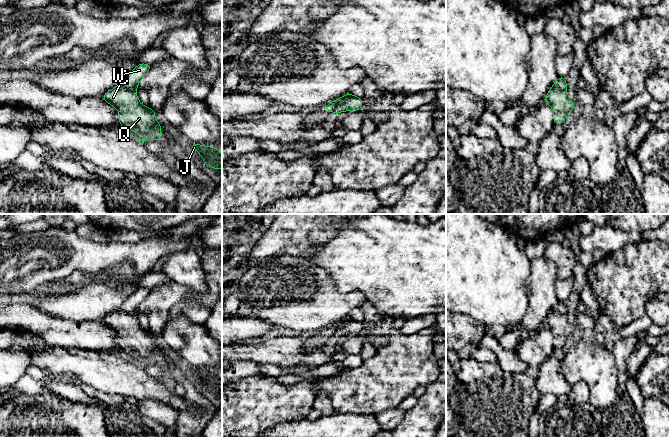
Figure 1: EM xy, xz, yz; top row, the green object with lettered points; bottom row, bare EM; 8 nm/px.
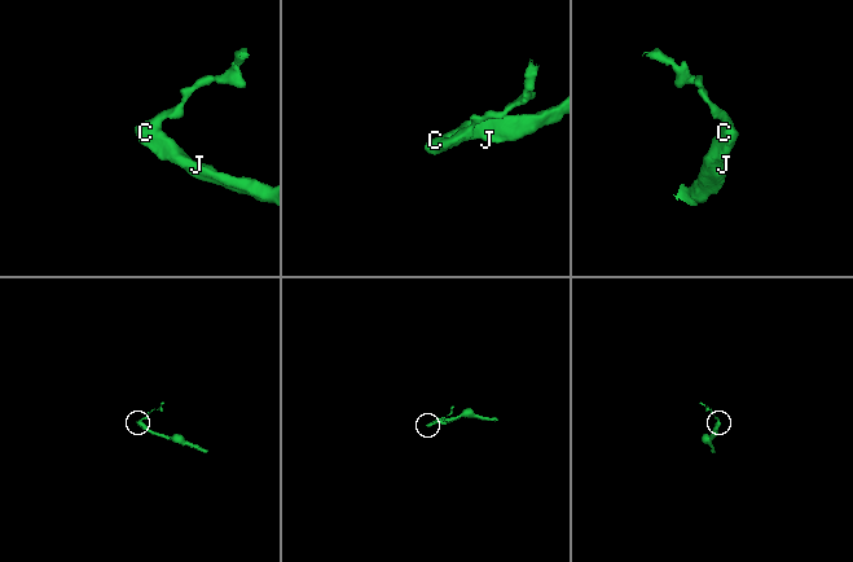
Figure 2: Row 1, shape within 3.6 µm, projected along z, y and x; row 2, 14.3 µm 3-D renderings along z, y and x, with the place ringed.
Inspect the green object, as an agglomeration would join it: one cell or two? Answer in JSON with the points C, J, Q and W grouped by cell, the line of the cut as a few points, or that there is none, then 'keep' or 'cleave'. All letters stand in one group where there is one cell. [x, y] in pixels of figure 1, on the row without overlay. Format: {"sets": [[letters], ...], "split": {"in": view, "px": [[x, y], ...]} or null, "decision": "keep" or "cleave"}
{"sets": [["C", "J", "Q"], ["W"]], "split": {"in": "xz", "px": [[352, 319], [339, 327], [334, 335]]}, "decision": "cleave"}

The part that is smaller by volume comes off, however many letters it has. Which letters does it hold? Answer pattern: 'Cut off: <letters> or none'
Cut off: W

